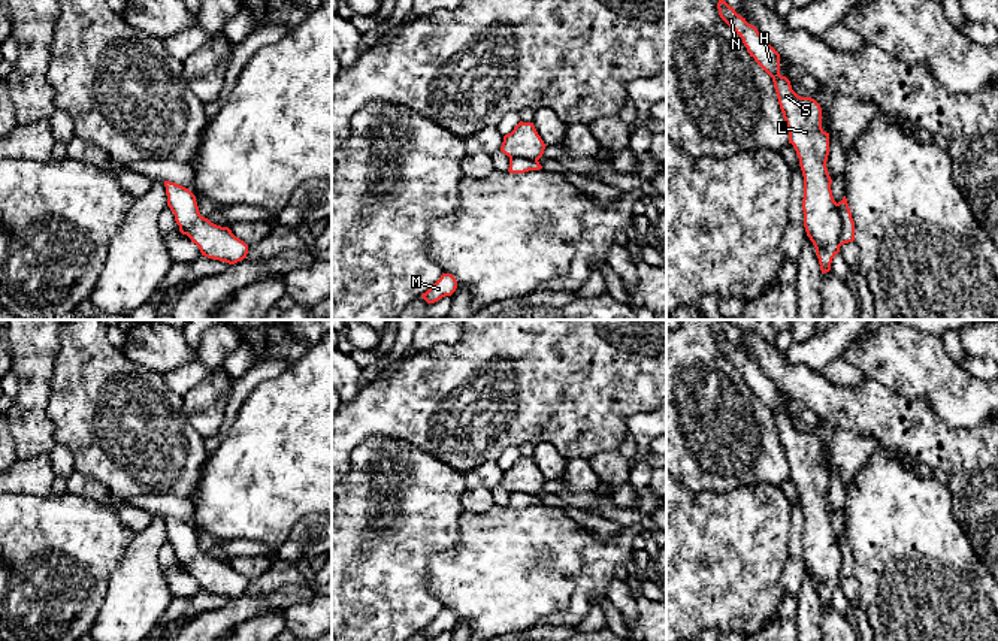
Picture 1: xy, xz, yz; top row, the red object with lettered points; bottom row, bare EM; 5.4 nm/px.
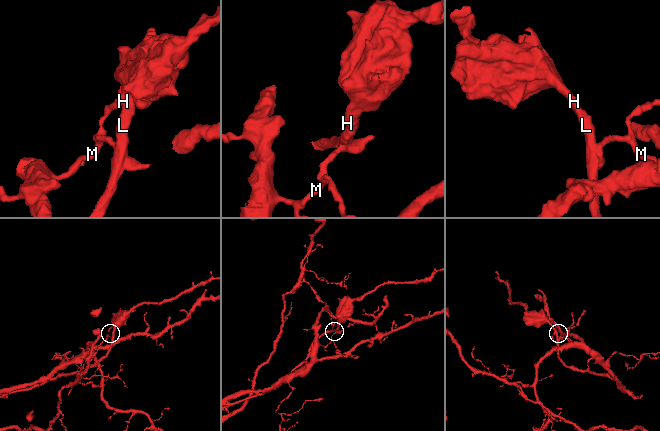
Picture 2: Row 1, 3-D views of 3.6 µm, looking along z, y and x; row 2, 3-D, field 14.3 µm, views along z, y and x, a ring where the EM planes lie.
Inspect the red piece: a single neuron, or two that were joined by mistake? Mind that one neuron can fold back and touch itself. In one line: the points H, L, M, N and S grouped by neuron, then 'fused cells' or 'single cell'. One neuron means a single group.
groups H L N S / M; fused cells

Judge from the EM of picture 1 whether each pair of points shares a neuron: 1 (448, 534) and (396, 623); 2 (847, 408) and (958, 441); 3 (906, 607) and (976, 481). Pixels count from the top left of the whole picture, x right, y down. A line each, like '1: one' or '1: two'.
1: one
2: one
3: two

